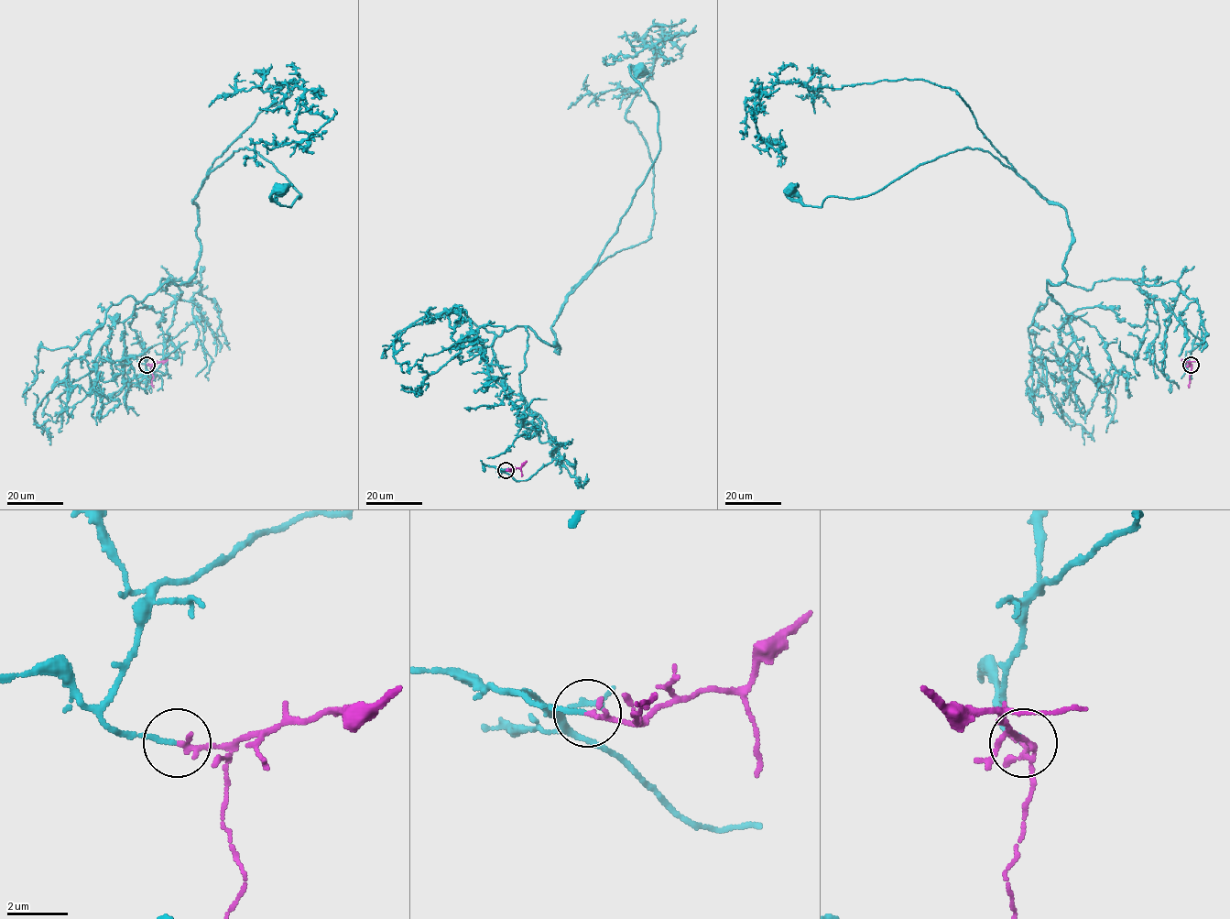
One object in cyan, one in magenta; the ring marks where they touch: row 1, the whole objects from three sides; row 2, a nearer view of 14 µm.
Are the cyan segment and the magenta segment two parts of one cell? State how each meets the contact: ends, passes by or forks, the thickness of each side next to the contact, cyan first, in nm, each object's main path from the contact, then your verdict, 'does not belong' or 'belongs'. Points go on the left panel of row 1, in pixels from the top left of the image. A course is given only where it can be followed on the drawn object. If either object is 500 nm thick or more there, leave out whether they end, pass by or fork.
cyan ends | magenta ends | 150/200 nm | cyan via (147, 364), (200, 320), (160, 281), (194, 274), (206, 176), (253, 149), (301, 196), (281, 206), (279, 189) | magenta via (147, 364), (151, 366), (153, 388) | belongs

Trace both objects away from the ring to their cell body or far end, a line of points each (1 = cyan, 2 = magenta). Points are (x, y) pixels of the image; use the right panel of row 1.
1: (1191, 364), (1201, 341), (1131, 279), (1049, 283), (1066, 274), (1067, 212), (987, 151), (821, 207), (791, 189)
2: (1191, 364), (1189, 388)

